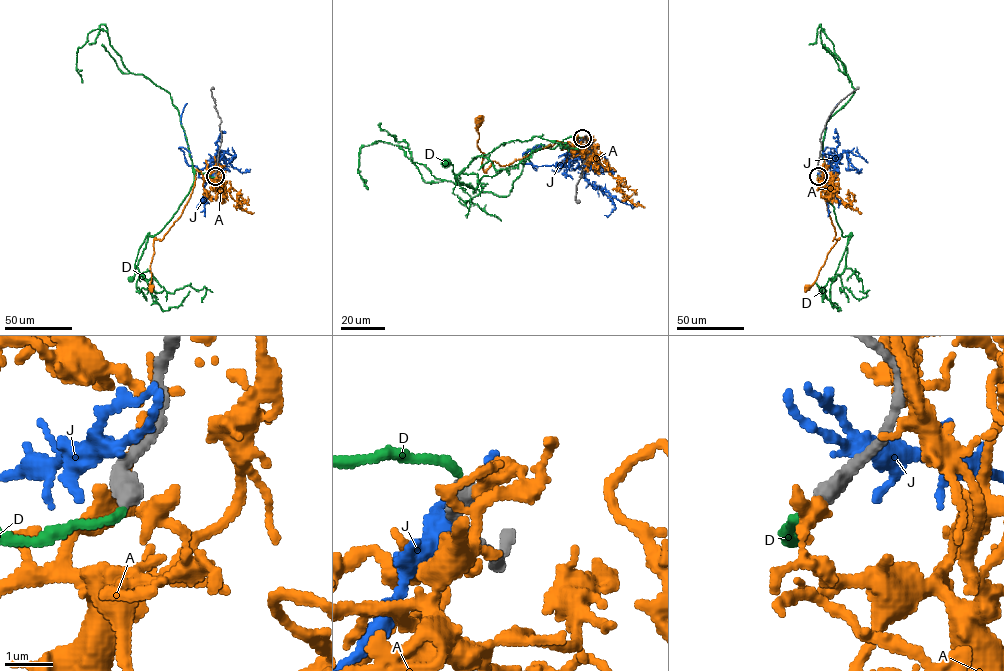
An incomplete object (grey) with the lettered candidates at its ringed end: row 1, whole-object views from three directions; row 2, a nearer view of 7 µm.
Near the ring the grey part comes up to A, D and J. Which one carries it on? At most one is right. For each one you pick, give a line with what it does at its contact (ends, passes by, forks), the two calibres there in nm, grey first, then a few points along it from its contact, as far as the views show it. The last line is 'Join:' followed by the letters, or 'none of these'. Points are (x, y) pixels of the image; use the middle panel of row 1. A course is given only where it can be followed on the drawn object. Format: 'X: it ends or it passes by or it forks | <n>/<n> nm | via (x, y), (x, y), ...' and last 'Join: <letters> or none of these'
D: it ends | 400/180 nm | via (581, 138), (568, 136), (552, 148), (535, 149), (522, 163), (483, 176), (475, 191), (458, 181), (446, 162)
Join: D

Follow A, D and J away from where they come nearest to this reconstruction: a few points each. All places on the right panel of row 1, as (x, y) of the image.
A: (818, 176), (824, 180), (824, 170), (832, 240), (840, 238), (807, 287)
D: (818, 176), (825, 169), (825, 196), (833, 206), (842, 235), (851, 233), (833, 279)
J: (819, 175), (831, 182), (834, 176), (834, 149), (827, 147), (823, 152), (823, 140), (827, 120), (839, 103)

